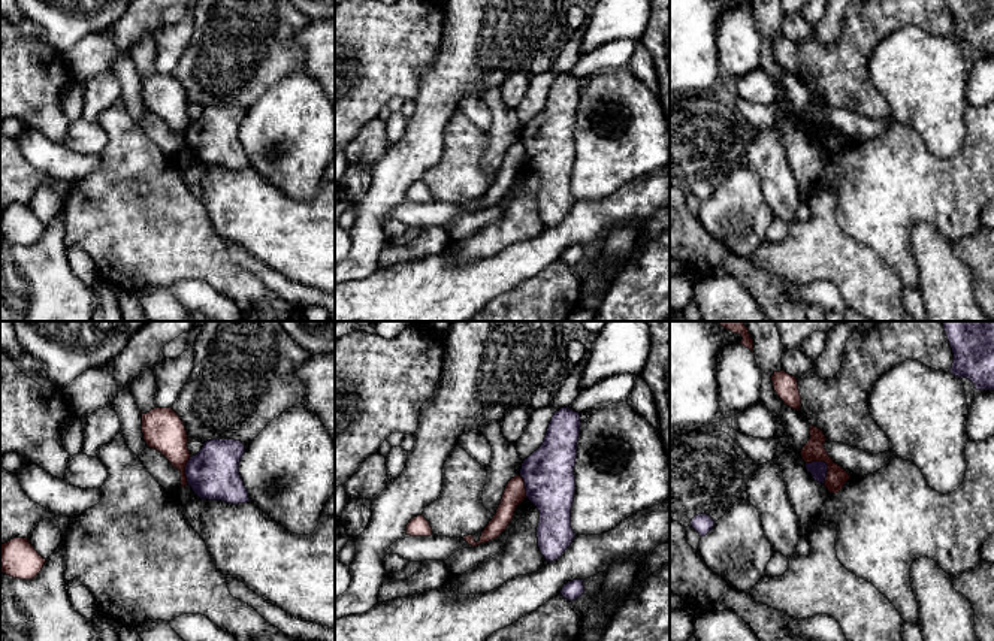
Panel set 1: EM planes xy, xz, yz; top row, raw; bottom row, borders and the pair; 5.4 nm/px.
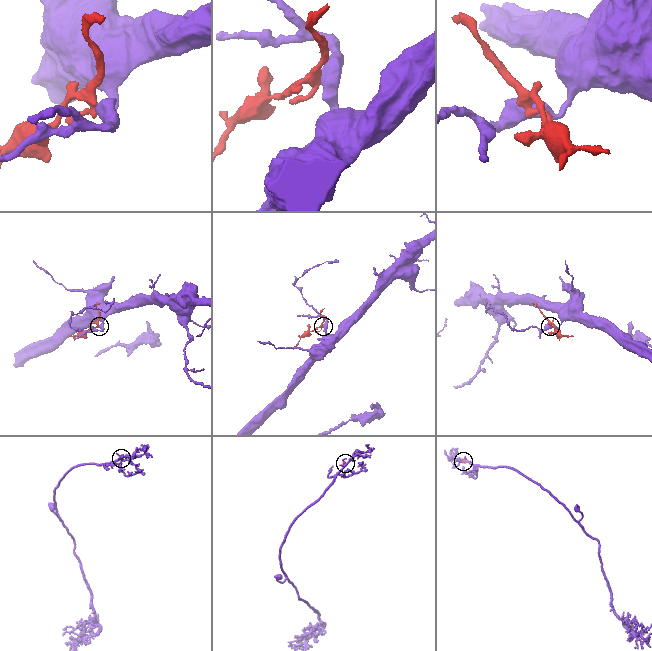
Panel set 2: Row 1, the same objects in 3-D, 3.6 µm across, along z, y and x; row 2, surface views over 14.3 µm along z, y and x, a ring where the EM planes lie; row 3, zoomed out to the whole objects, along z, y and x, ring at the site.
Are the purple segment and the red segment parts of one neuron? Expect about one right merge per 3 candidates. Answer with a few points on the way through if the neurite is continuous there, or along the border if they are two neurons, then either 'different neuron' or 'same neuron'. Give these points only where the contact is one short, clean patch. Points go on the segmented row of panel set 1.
border yz (806, 462), (824, 462), (827, 465), (824, 483); different neuron

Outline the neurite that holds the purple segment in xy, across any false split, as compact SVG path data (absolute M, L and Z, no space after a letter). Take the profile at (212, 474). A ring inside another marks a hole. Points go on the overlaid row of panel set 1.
M211 439L191 456L185 466L185 477L194 495L200 499L227 504L250 502L248 492L239 475L239 462L245 445L235 439Z

